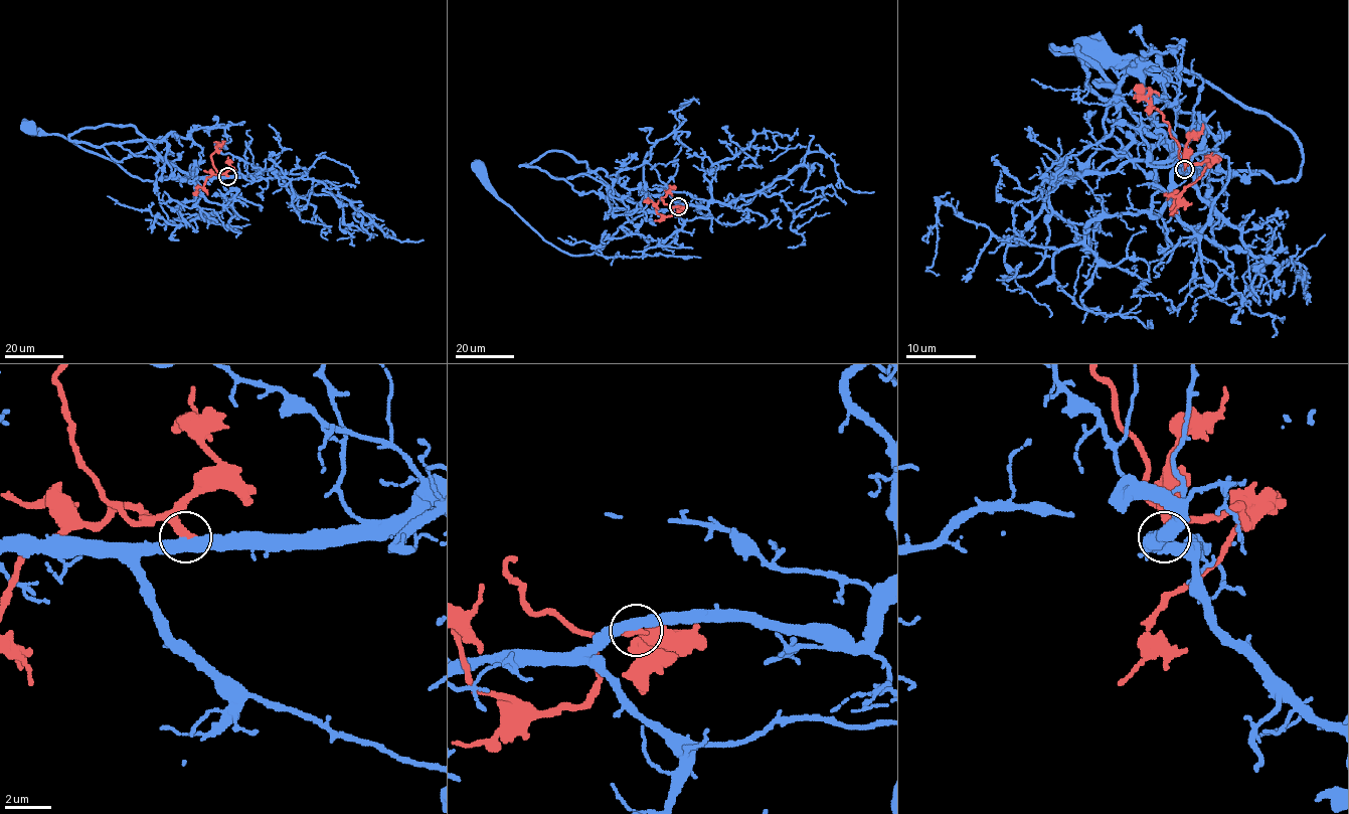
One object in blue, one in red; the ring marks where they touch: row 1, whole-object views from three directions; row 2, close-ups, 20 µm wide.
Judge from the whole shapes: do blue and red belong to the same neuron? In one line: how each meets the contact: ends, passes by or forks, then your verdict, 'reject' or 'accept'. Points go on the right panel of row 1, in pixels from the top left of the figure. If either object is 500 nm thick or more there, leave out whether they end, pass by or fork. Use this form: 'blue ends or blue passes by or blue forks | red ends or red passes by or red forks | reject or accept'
blue passes by | red ends | reject

